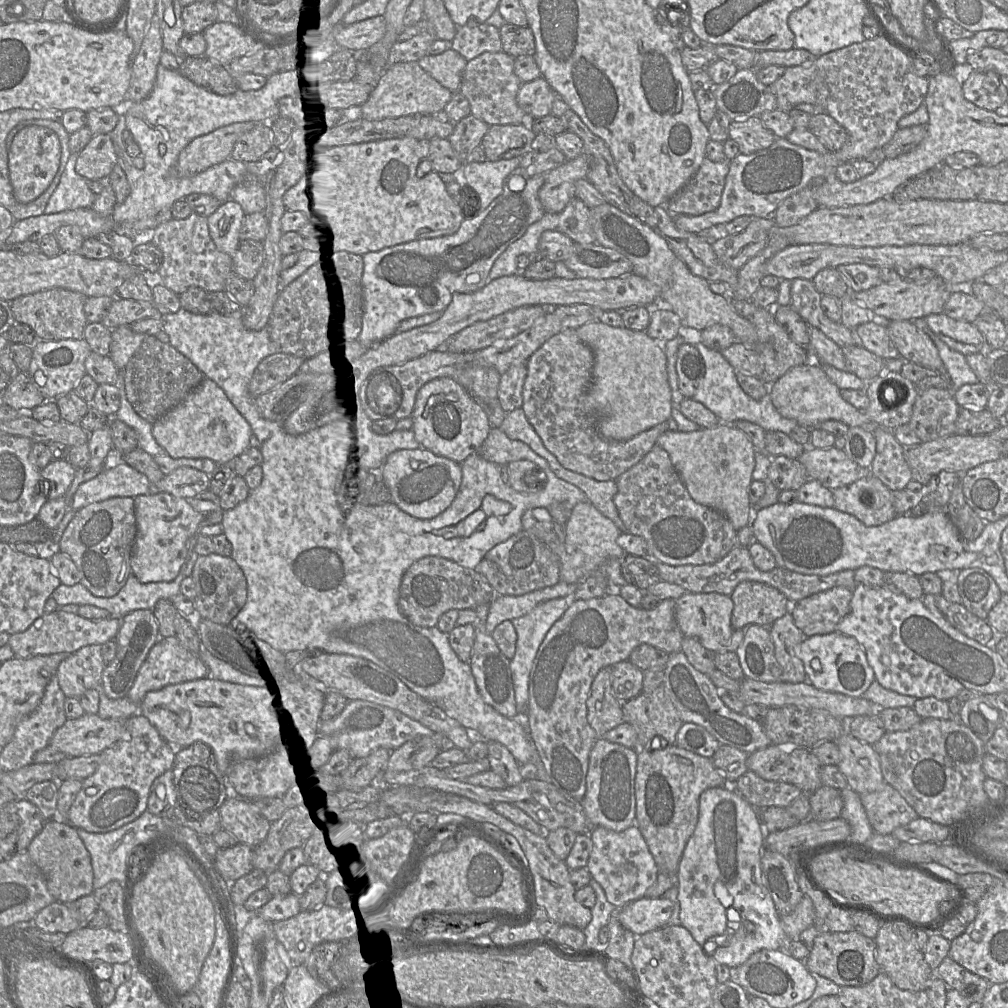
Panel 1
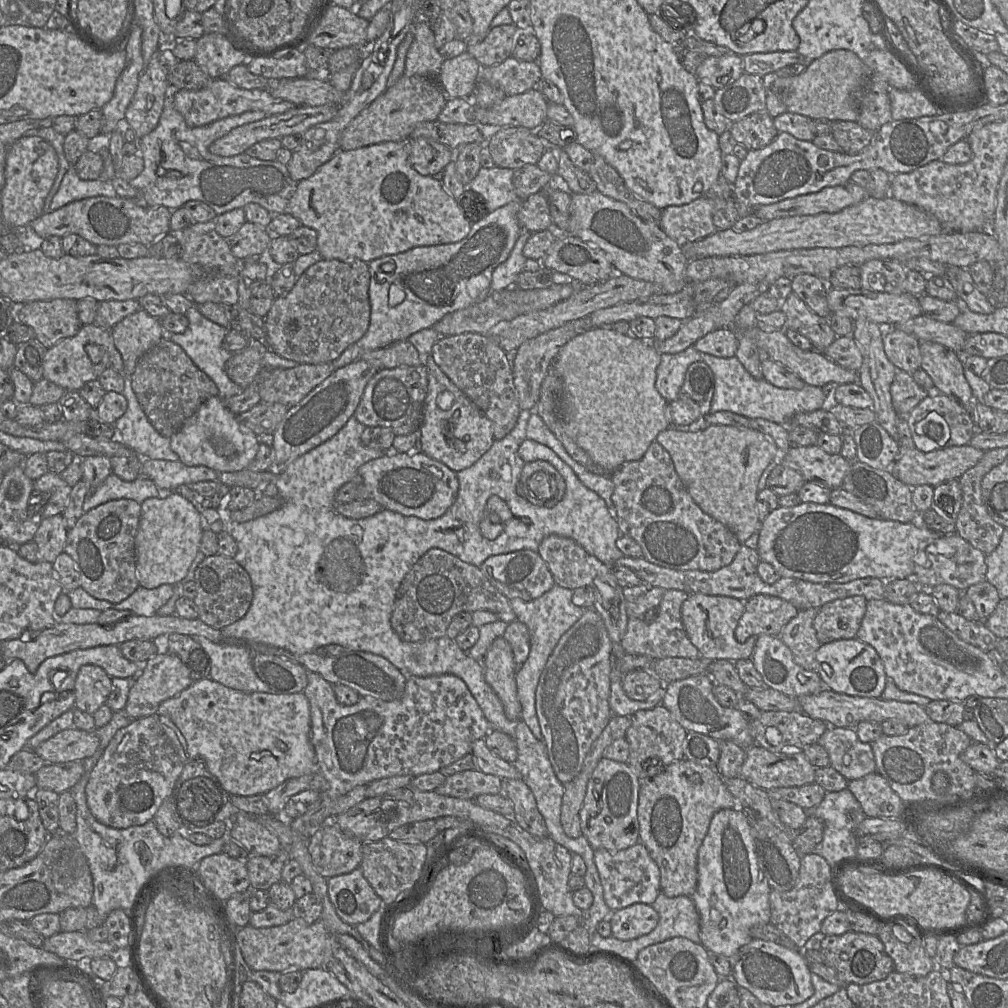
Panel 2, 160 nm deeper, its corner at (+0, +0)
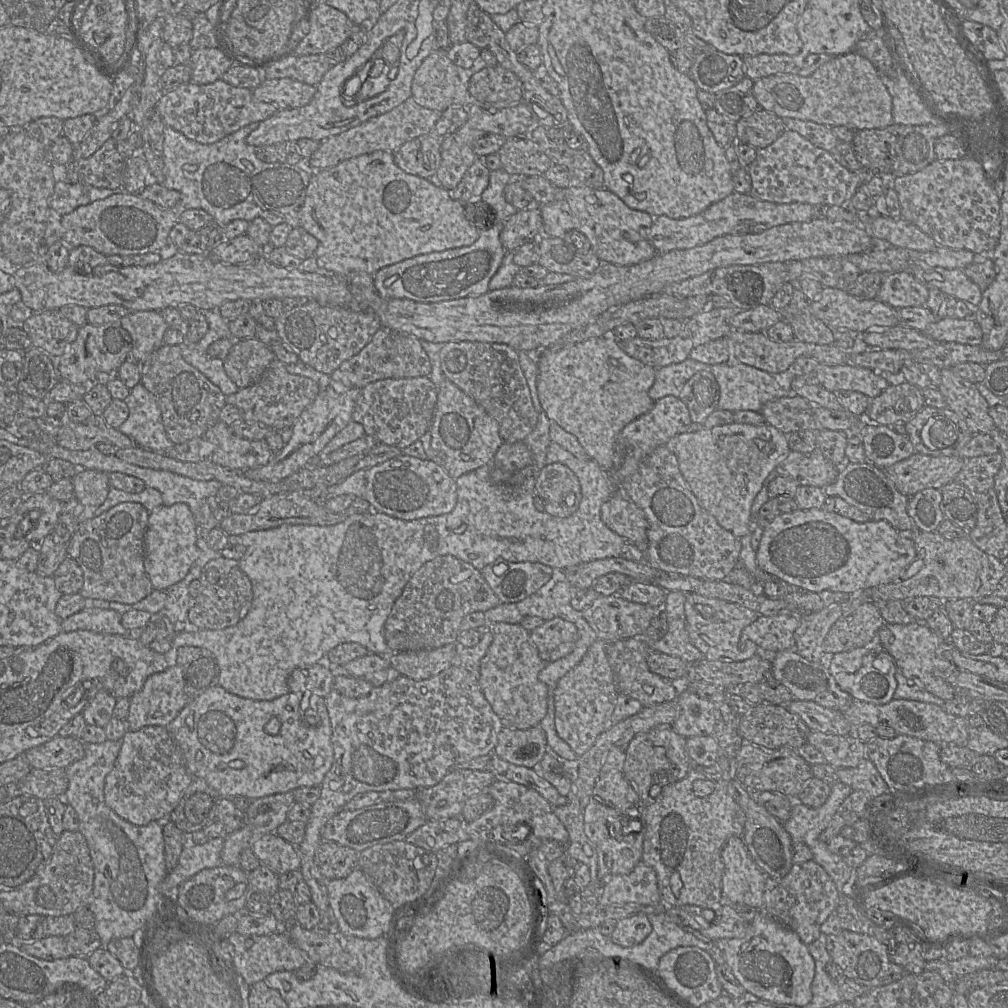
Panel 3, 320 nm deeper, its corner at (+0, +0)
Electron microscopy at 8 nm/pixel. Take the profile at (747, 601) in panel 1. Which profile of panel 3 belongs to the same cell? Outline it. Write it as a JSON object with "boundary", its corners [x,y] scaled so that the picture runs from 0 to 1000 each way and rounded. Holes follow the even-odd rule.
{"boundary":[[[796,609],[753,610],[736,625],[734,634],[747,636],[753,645],[759,647],[789,644],[788,627],[793,621],[795,611]]]}

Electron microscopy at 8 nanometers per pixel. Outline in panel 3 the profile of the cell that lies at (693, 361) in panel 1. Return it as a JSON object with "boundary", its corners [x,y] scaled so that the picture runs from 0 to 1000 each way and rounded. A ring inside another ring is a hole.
{"boundary":[[[696,367],[679,381],[673,395],[681,402],[686,418],[697,421],[709,408],[713,393],[714,387],[708,373]]]}

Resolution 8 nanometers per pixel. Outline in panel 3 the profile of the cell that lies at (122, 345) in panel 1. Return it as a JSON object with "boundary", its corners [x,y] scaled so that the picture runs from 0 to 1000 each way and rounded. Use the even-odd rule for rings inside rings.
{"boundary":[[[131,309],[118,318],[130,334],[129,355],[135,360],[141,360],[162,341],[163,330],[168,324],[158,309]]]}

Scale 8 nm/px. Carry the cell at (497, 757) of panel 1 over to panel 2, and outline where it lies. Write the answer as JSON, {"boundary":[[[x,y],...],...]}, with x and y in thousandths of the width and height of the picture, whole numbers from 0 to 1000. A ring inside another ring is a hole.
{"boundary":[[[519,773],[499,775],[499,787],[510,800],[510,814],[529,829],[545,830],[541,814],[535,806],[530,789]]]}

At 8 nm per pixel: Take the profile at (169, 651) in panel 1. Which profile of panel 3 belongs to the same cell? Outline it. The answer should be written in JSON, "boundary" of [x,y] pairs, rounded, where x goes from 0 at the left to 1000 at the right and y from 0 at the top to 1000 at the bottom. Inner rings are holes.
{"boundary":[[[171,658],[163,666],[149,670],[140,685],[129,691],[128,707],[124,713],[127,724],[135,725],[152,719],[166,721],[187,697],[182,666]]]}

